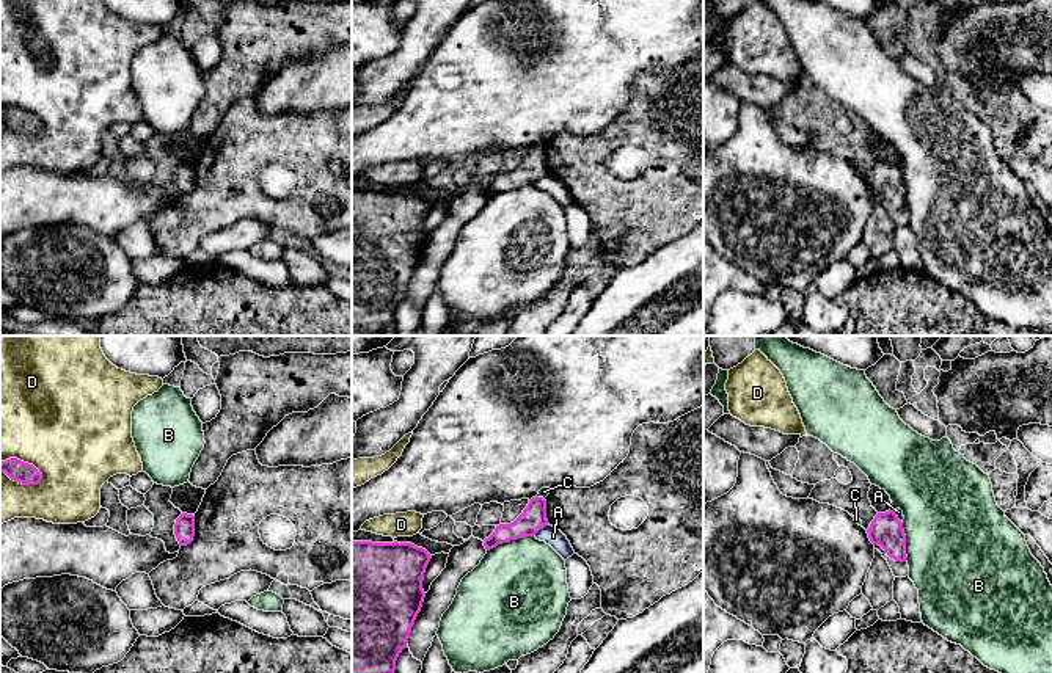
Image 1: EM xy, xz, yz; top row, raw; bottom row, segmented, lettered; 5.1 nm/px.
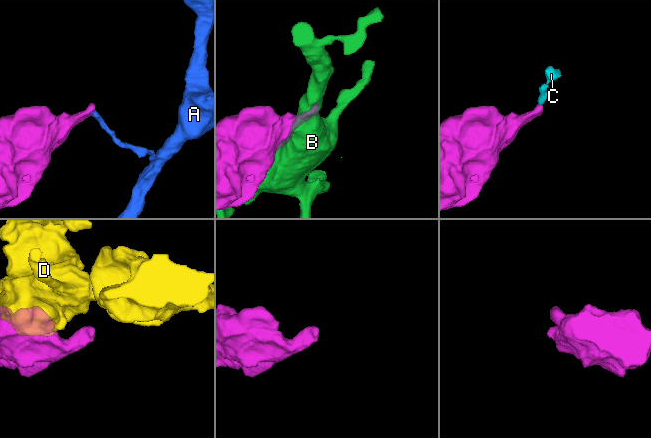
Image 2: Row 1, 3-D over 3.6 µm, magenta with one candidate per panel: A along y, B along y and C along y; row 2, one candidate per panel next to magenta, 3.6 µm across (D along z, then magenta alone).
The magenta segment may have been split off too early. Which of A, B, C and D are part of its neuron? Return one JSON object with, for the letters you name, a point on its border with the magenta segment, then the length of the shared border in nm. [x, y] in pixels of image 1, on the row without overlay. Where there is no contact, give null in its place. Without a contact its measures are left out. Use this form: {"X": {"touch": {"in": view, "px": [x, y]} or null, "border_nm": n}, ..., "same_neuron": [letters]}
{"C": {"touch": {"in": "xz", "px": [540, 146]}, "border_nm": 50}, "same_neuron": ["C"]}

